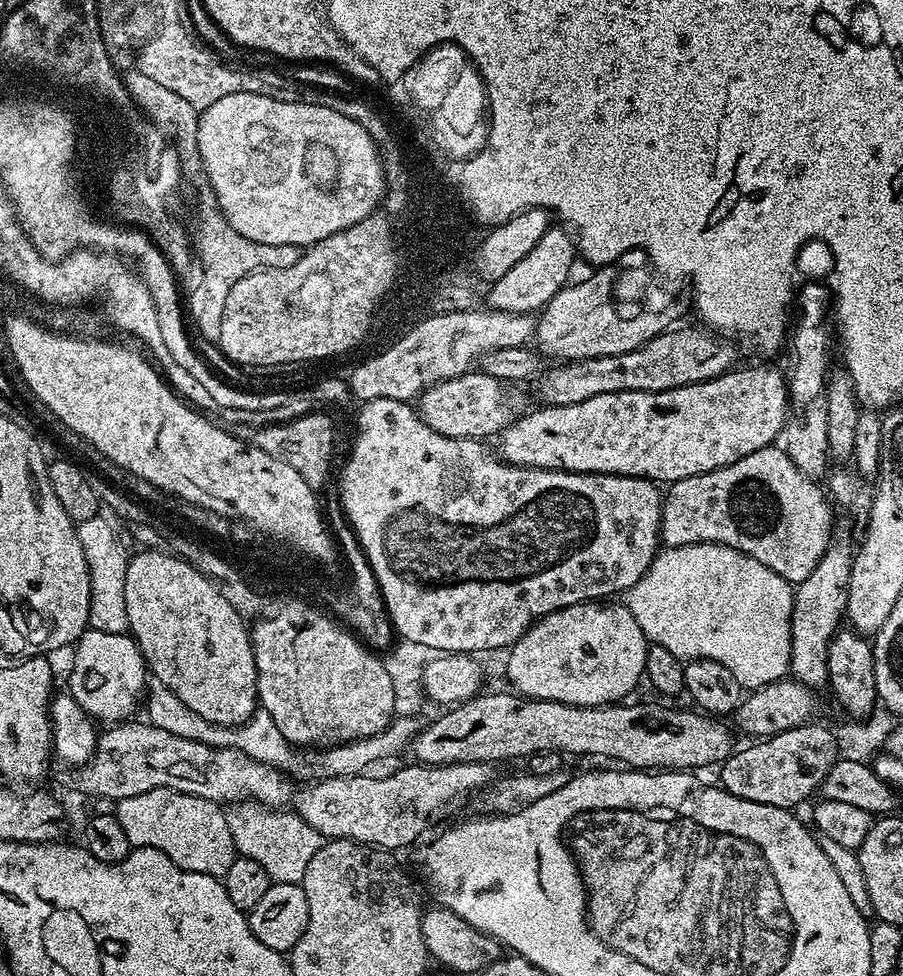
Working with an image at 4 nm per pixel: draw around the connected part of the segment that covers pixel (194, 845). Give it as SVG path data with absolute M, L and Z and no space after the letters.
M159 788L119 801L114 815L118 822L122 822L122 830L133 848L162 850L162 854L166 854L166 858L173 860L182 870L222 878L226 870L230 870L230 862L234 862L238 855L234 838L230 838L227 811L213 800Z

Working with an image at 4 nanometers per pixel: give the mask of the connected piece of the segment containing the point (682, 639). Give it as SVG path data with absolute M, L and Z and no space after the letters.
M691 544L657 551L646 574L628 588L626 603L649 642L666 646L670 654L685 662L698 658L722 662L738 678L741 688L755 690L789 675L793 595L793 585L774 574L770 566L762 566L758 558L750 558L725 544Z

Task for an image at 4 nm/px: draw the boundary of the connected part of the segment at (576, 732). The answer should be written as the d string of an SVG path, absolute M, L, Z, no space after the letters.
M485 691L472 700L449 707L437 720L429 719L424 729L414 737L410 745L415 759L421 764L461 764L478 762L495 765L496 760L516 760L554 750L572 756L605 756L617 760L617 765L628 770L697 770L719 766L733 751L732 736L727 723L699 710L683 712L680 708L663 708L660 704L632 704L617 702L599 708L584 708L580 704L563 704L557 700L532 700L515 691Z

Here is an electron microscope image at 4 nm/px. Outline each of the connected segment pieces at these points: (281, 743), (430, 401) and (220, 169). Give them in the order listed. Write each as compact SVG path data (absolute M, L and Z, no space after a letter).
M149 675L146 680L146 704L148 700L147 723L158 726L158 730L170 730L170 734L178 734L178 738L188 738L200 742L211 748L233 748L258 762L268 764L271 768L280 769L281 773L293 774L300 768L300 756L297 749L286 738L282 738L282 730L274 726L274 718L263 710L257 710L245 724L234 728L223 728L217 724L206 722L199 714L194 714L170 686L162 686L162 682L154 675Z
M463 372L458 378L432 384L420 393L418 411L426 426L438 430L438 434L463 440L488 438L484 436L496 438L515 422L518 415L515 402L508 397L508 388L505 381L485 372Z
M235 92L226 94L226 98L218 98L218 102L214 102L214 106L203 109L199 117L198 154L204 172L208 175L208 184L218 198L218 206L226 222L230 222L230 226L234 226L234 230L238 230L242 238L248 238L251 242L264 244L270 248L282 248L288 245L311 246L322 239L330 238L331 235L346 232L348 228L362 222L381 206L385 193L385 180L380 152L372 141L371 134L361 124L354 122L354 118L346 118L346 114L338 114L338 110L313 104L282 102L273 96L264 96L261 92Z

